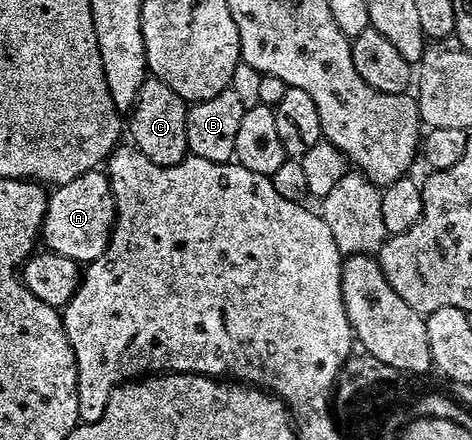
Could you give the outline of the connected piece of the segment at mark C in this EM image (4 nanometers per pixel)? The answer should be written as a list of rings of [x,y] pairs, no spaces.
[[[149,75],[142,82],[138,98],[132,105],[126,120],[127,135],[128,132],[132,135],[131,143],[142,154],[146,154],[150,162],[158,166],[174,166],[182,162],[185,156],[189,155],[186,142],[186,114],[189,107],[189,101],[174,94],[174,90],[166,86],[166,82],[162,82],[154,75]]]

